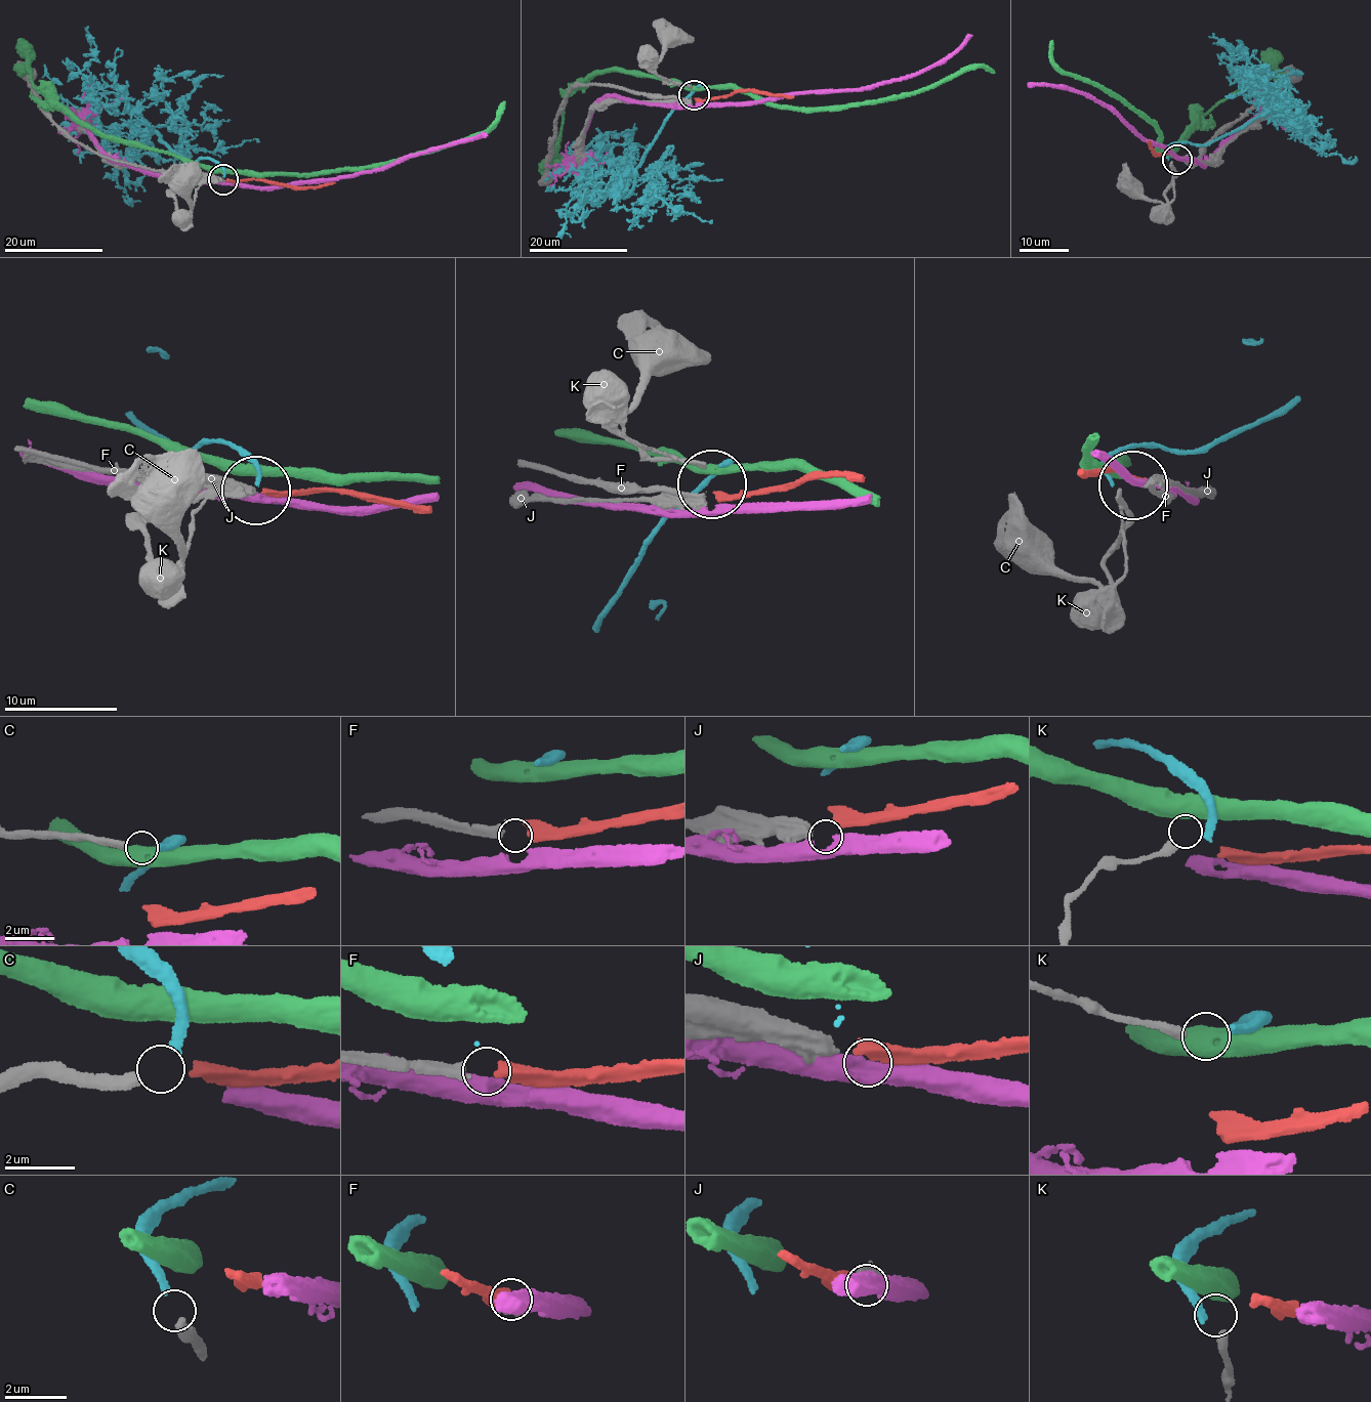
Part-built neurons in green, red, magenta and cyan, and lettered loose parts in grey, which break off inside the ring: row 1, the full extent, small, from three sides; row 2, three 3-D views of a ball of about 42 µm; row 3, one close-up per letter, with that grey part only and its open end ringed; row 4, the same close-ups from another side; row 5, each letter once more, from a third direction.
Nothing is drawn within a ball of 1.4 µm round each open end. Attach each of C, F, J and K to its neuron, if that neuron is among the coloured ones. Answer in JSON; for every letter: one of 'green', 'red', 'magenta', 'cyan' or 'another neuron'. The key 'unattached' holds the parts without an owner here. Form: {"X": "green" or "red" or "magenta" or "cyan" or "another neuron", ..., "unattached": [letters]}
{"C": "cyan", "F": "red", "J": "another neuron", "K": "another neuron", "unattached": ["J", "K"]}

